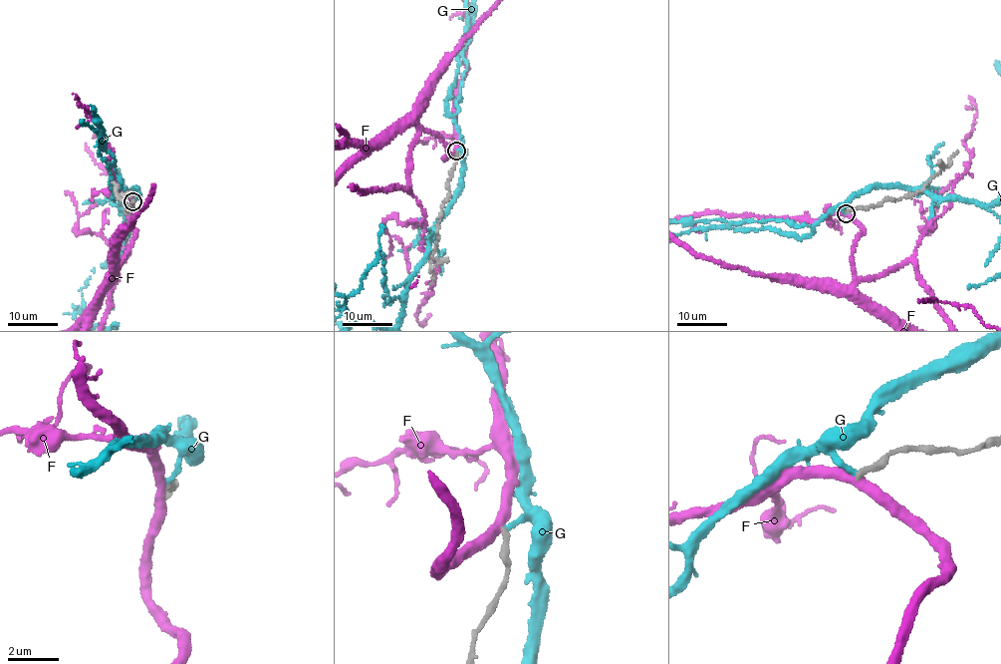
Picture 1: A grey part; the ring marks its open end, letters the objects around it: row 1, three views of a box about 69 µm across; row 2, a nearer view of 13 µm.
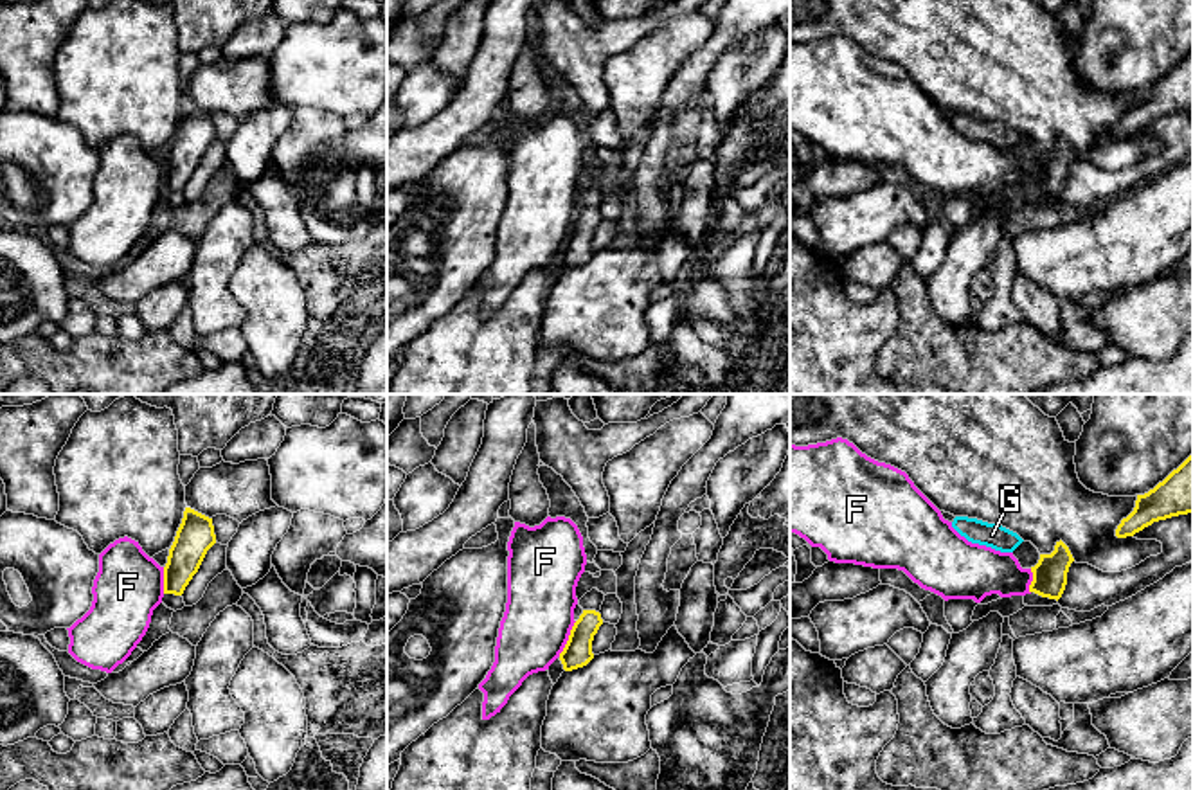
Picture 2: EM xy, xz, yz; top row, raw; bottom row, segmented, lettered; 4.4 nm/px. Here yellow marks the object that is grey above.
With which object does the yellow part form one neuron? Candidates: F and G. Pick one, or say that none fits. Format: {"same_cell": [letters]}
{"same_cell": []}

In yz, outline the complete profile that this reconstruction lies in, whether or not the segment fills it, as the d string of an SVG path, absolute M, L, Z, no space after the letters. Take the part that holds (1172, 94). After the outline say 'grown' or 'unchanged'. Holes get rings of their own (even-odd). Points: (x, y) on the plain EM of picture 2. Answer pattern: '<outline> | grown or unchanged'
M1193 50L1153 86L1137 92L1134 108L1121 117L1116 133L1134 133L1153 119L1188 110L1193 110Z | unchanged

